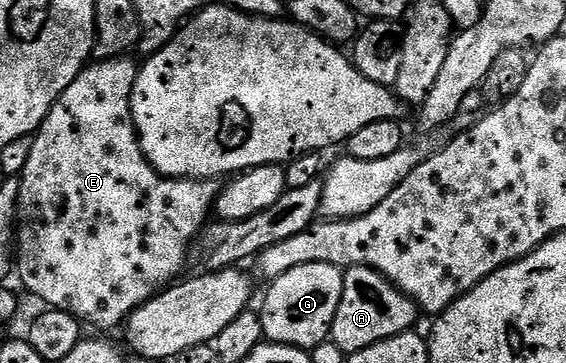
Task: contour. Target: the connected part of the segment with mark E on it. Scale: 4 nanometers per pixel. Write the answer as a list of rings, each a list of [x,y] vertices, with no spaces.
[[[131,57],[104,59],[84,67],[73,85],[61,93],[59,100],[52,105],[51,112],[43,118],[43,124],[31,139],[29,161],[25,161],[25,169],[19,179],[17,271],[19,267],[19,279],[24,289],[36,295],[48,308],[69,313],[84,324],[92,323],[95,327],[115,327],[118,323],[120,326],[142,303],[147,303],[156,293],[174,284],[184,274],[183,266],[188,266],[191,245],[208,222],[217,198],[214,182],[206,179],[168,179],[160,177],[151,168],[150,161],[143,155],[139,136],[135,133],[135,122],[131,120],[131,90],[138,75],[139,67]]]

